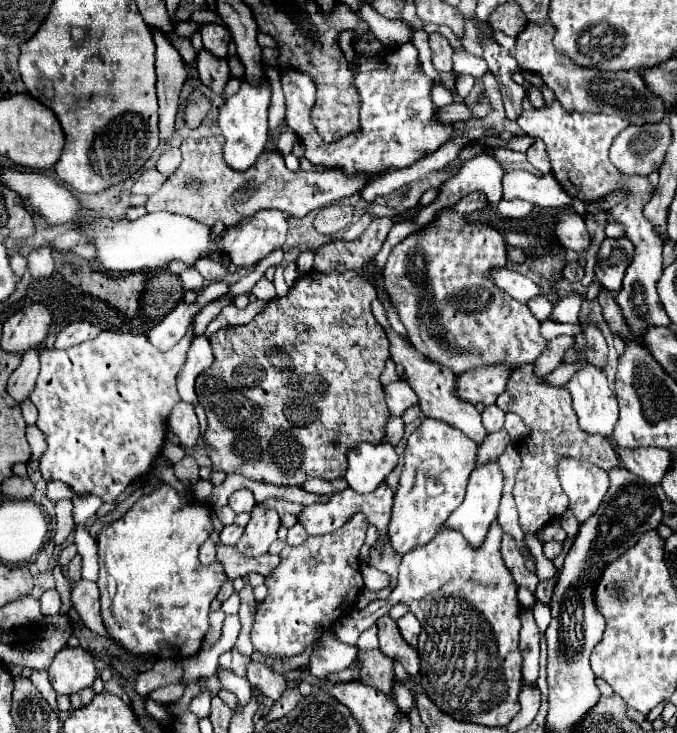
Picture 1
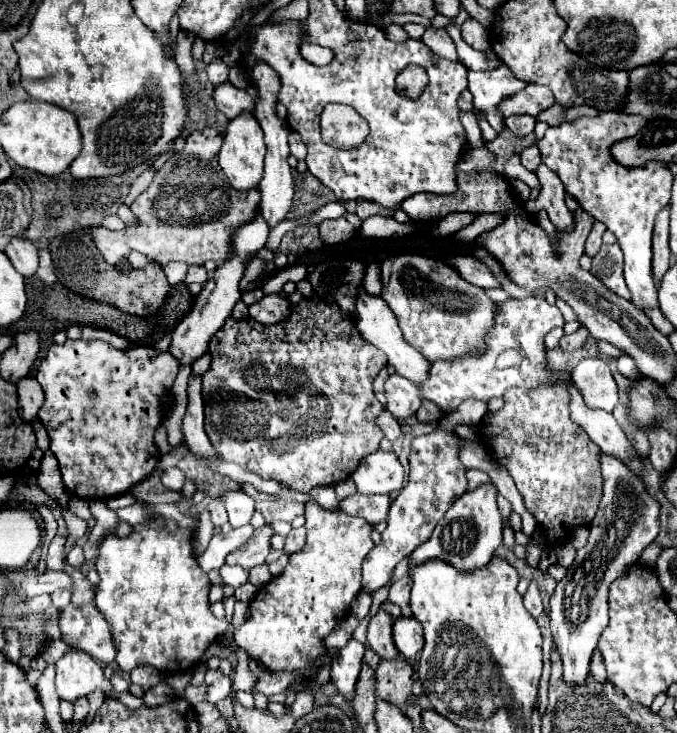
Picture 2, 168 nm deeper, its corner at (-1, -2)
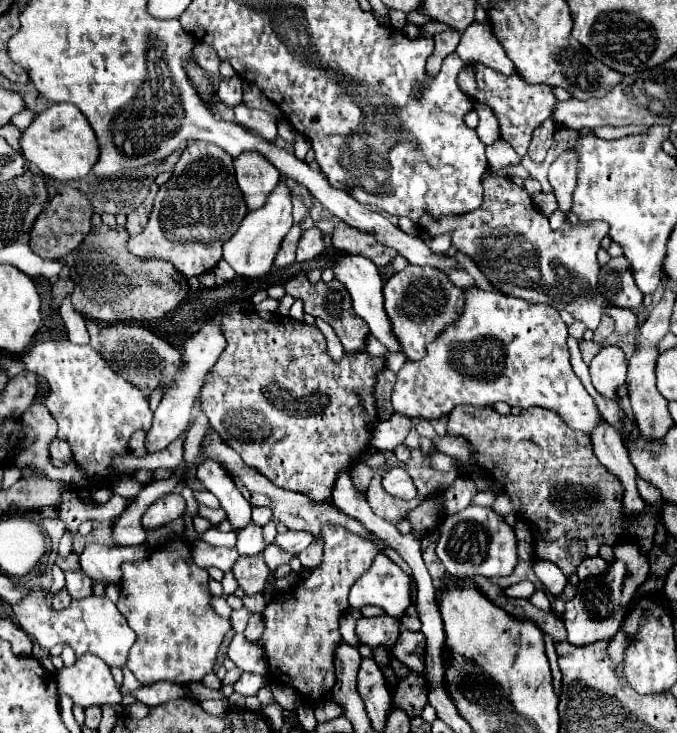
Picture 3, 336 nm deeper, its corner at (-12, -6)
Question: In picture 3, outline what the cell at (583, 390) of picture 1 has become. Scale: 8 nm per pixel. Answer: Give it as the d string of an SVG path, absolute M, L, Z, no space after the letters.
M602 346L602 350L590 362L590 376L594 388L616 400L616 388L626 382L626 356L618 346Z

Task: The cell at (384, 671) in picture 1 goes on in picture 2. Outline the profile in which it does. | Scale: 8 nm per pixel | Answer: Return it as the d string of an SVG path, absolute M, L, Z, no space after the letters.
M405 658L379 662L375 670L377 698L401 706L411 696L411 686L413 686L413 668Z

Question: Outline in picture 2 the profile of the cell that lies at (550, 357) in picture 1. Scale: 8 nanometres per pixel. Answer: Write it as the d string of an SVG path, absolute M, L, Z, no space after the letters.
M581 326L575 334L565 334L565 336L561 338L561 342L559 342L559 348L561 348L563 352L579 350L579 348L585 344L585 340L587 340L587 338L589 338L589 330Z

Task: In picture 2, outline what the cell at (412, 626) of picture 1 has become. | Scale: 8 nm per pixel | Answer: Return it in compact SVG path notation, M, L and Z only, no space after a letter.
M397 618L393 624L393 640L403 658L413 658L423 648L423 626L415 618Z

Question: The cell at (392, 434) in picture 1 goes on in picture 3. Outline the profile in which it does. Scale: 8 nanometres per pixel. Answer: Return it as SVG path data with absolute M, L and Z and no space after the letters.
M392 414L390 420L378 422L374 428L372 444L380 450L392 452L400 442L404 442L408 430L410 430L410 418L404 414Z

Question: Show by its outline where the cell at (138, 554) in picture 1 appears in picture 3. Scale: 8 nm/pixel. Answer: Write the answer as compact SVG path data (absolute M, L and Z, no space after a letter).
M175 539L165 548L156 549L152 554L140 562L124 564L122 584L120 584L120 602L116 604L118 610L124 614L128 626L136 632L136 642L128 652L126 666L134 672L134 676L144 684L152 686L160 680L186 686L192 682L200 682L208 672L212 672L218 648L222 644L224 634L230 630L230 622L220 618L210 606L210 590L208 590L208 572L198 568L192 558L188 556L188 542Z

